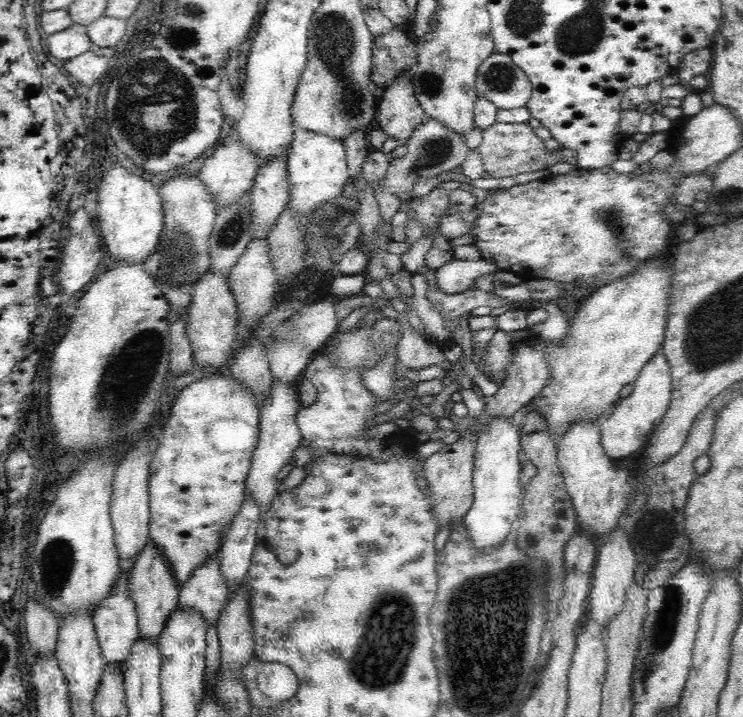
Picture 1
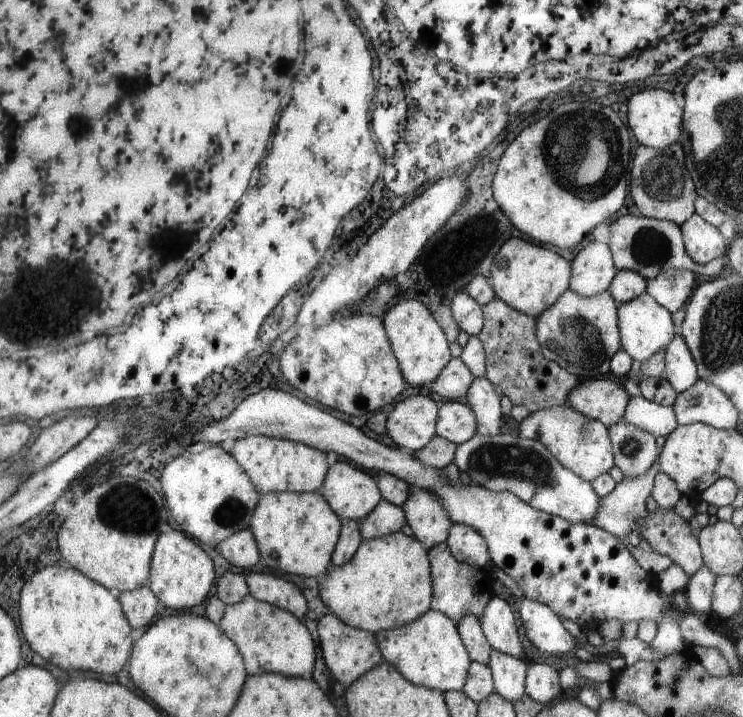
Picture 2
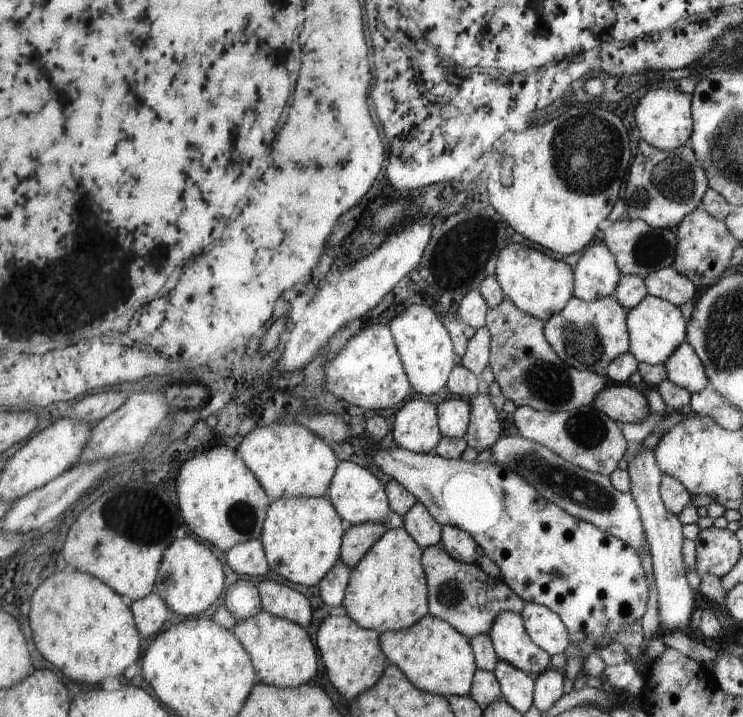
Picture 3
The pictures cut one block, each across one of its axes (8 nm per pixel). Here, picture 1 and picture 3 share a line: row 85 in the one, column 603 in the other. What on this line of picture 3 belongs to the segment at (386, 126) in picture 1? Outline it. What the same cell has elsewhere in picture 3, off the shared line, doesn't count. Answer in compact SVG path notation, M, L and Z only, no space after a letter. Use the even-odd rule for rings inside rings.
M609 382L592 406L618 424L644 421L651 414L642 392L634 386L619 383Z

